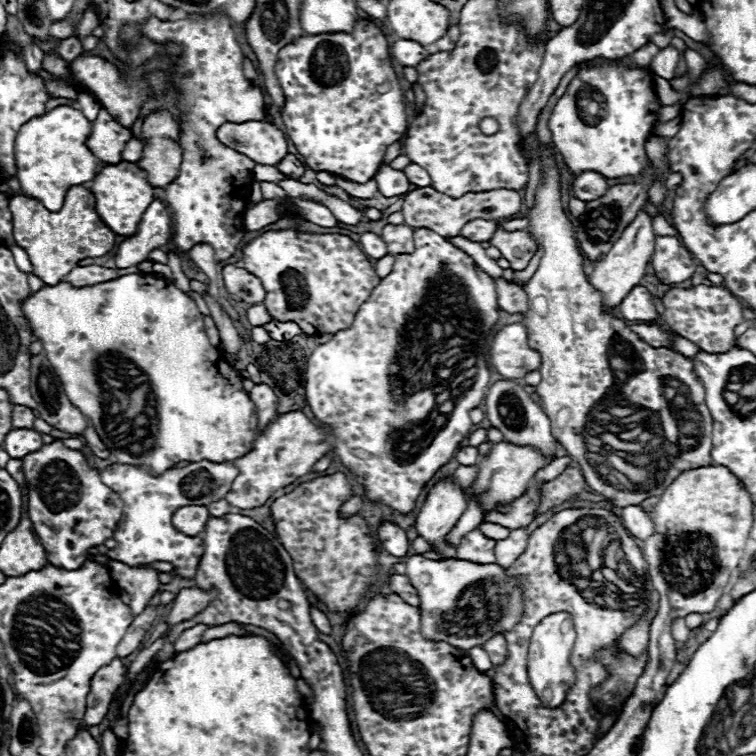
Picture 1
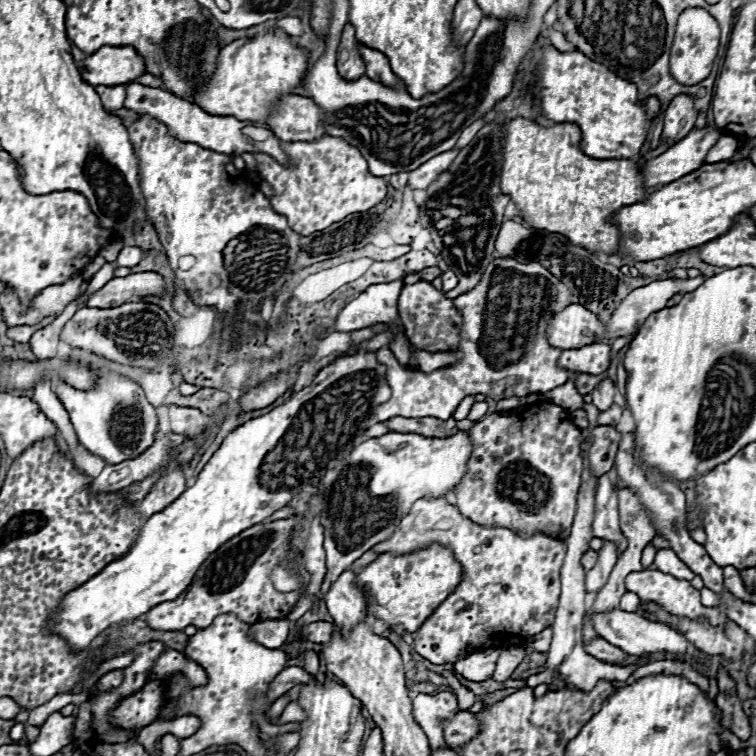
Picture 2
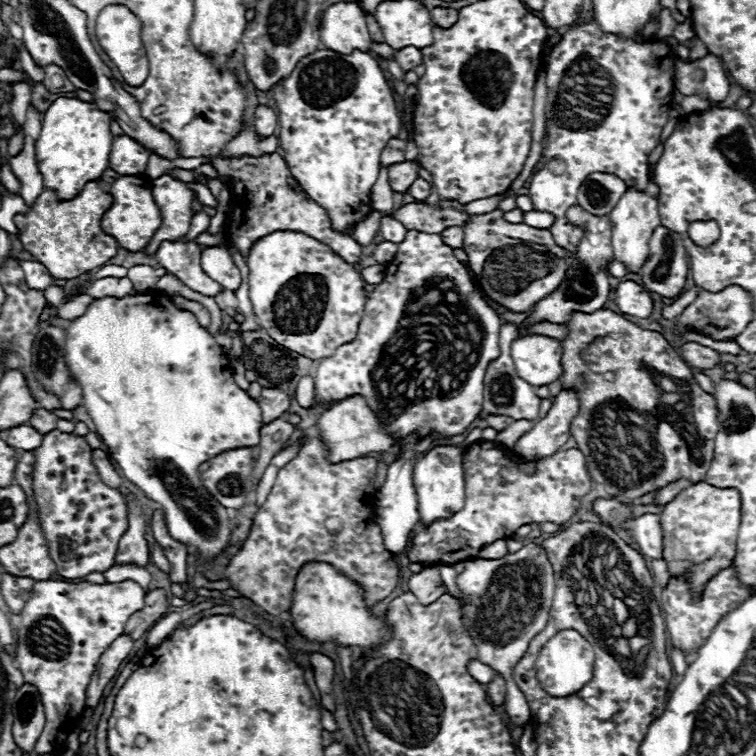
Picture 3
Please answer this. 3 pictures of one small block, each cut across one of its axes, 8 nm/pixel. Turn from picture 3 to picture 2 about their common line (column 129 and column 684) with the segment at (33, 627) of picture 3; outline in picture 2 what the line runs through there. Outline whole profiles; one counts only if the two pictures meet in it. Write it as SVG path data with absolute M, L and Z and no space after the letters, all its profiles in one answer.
M642 570L642 572L630 572L626 576L626 590L638 594L640 600L652 600L654 604L660 604L668 614L678 616L678 618L688 618L688 620L704 620L712 626L722 626L728 622L728 616L724 616L720 606L706 608L700 604L700 592L690 586L686 580L676 580L660 570Z

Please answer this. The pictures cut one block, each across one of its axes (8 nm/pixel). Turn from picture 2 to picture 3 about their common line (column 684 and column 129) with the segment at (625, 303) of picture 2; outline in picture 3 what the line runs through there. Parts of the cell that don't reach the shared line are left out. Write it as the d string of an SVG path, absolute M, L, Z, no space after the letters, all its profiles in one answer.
M100 278L94 280L88 288L86 294L96 298L96 296L126 296L128 292L134 292L134 284L130 282L130 278Z

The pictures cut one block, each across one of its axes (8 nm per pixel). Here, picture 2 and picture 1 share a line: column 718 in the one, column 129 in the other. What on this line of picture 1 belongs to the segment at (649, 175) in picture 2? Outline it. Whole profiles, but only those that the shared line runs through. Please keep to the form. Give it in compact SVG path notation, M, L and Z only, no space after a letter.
M104 108L92 122L92 134L86 140L90 152L106 164L118 164L122 160L124 144L132 138L132 132L120 126Z

